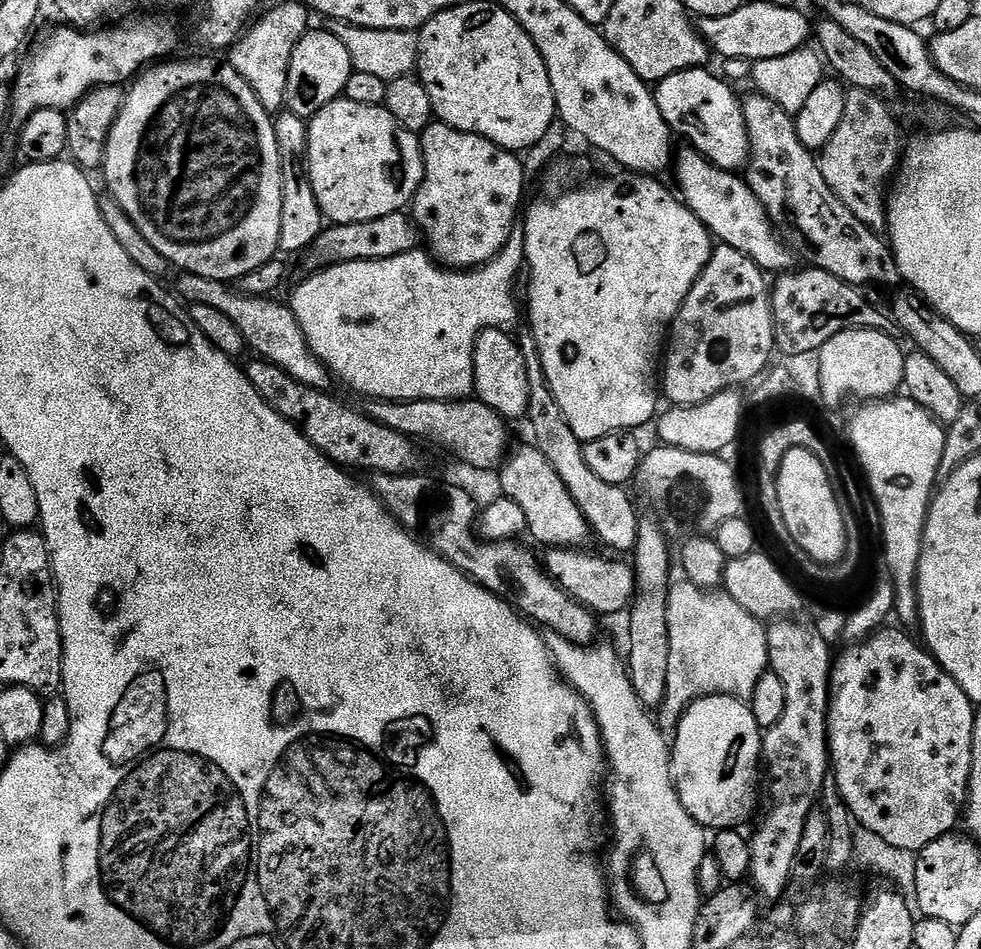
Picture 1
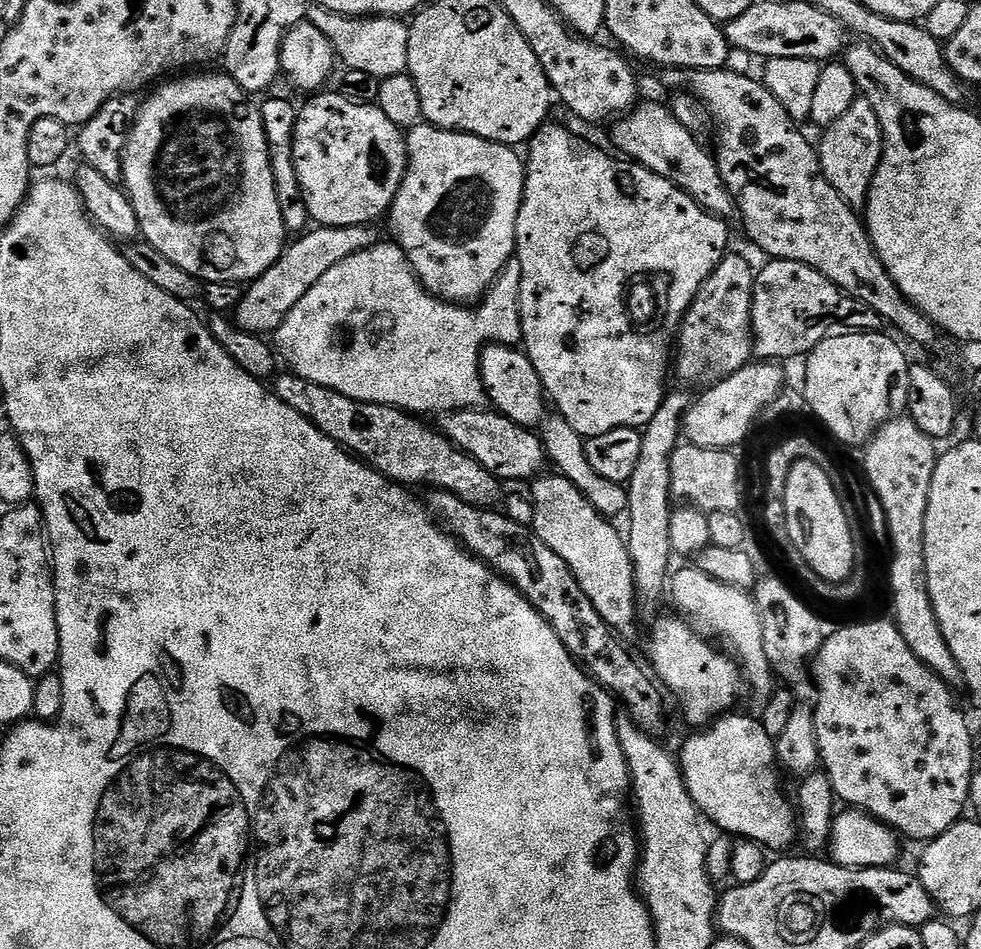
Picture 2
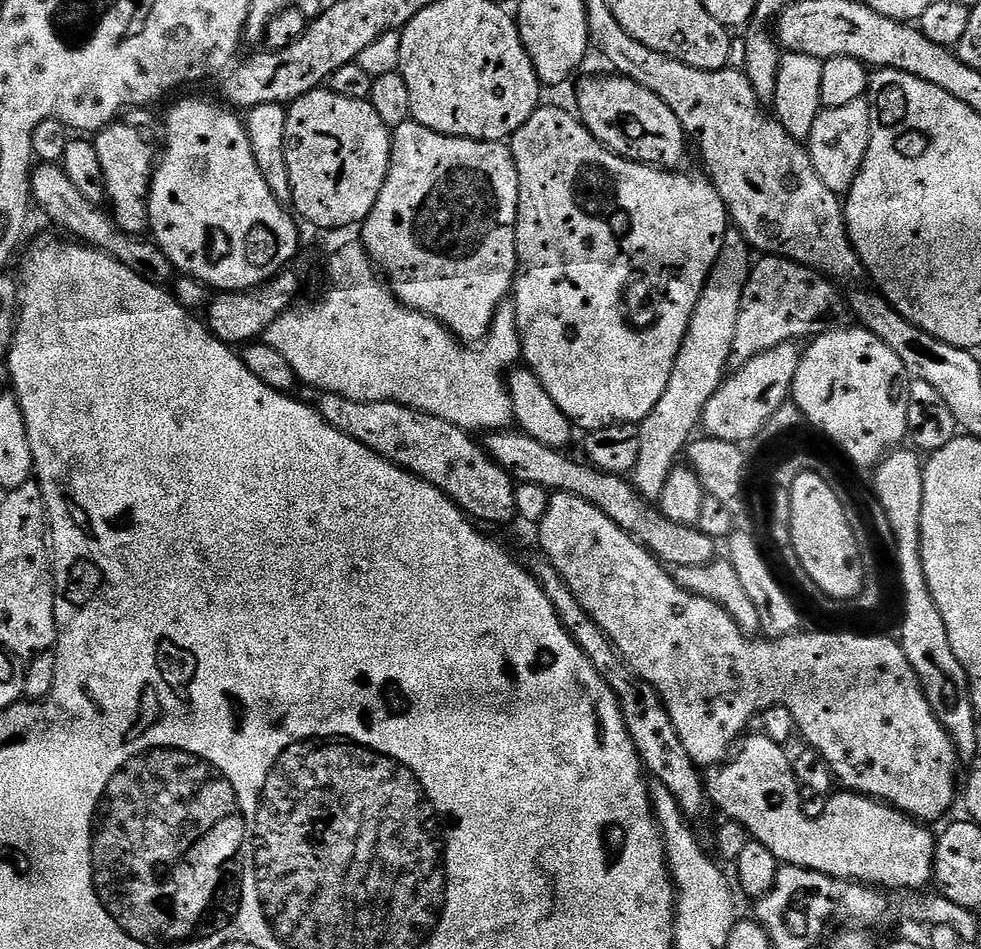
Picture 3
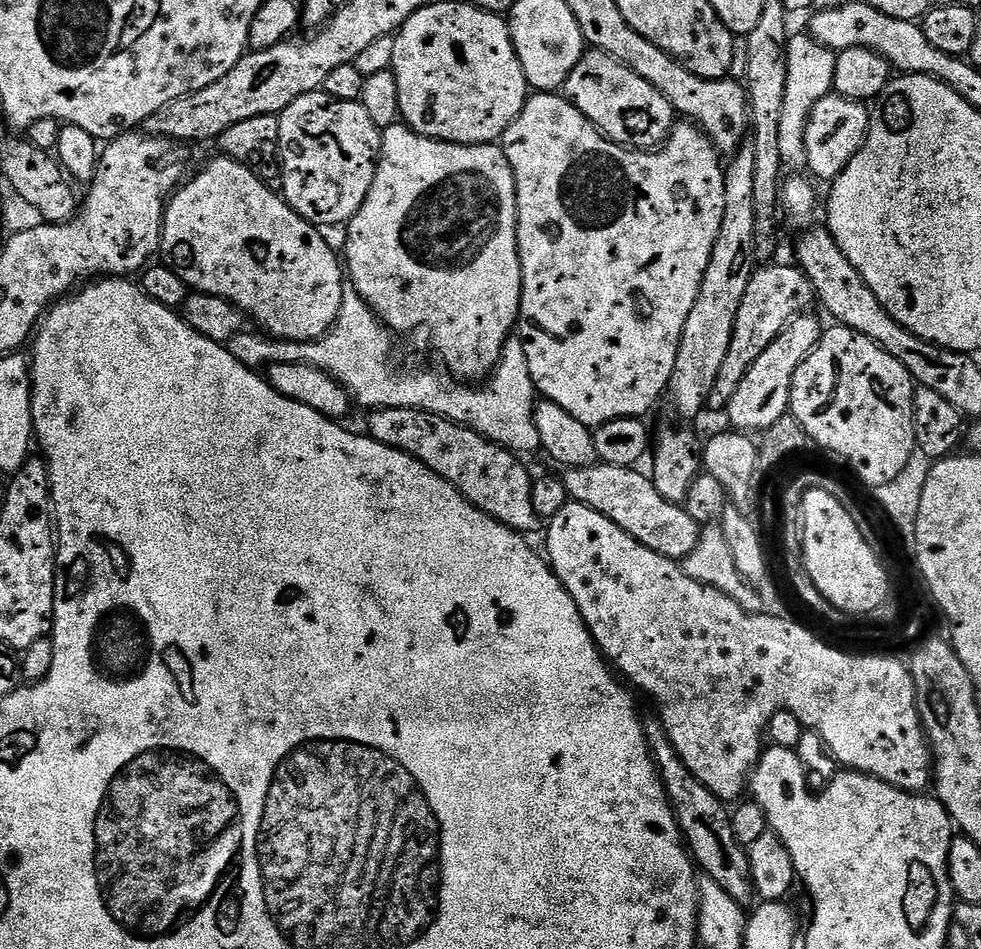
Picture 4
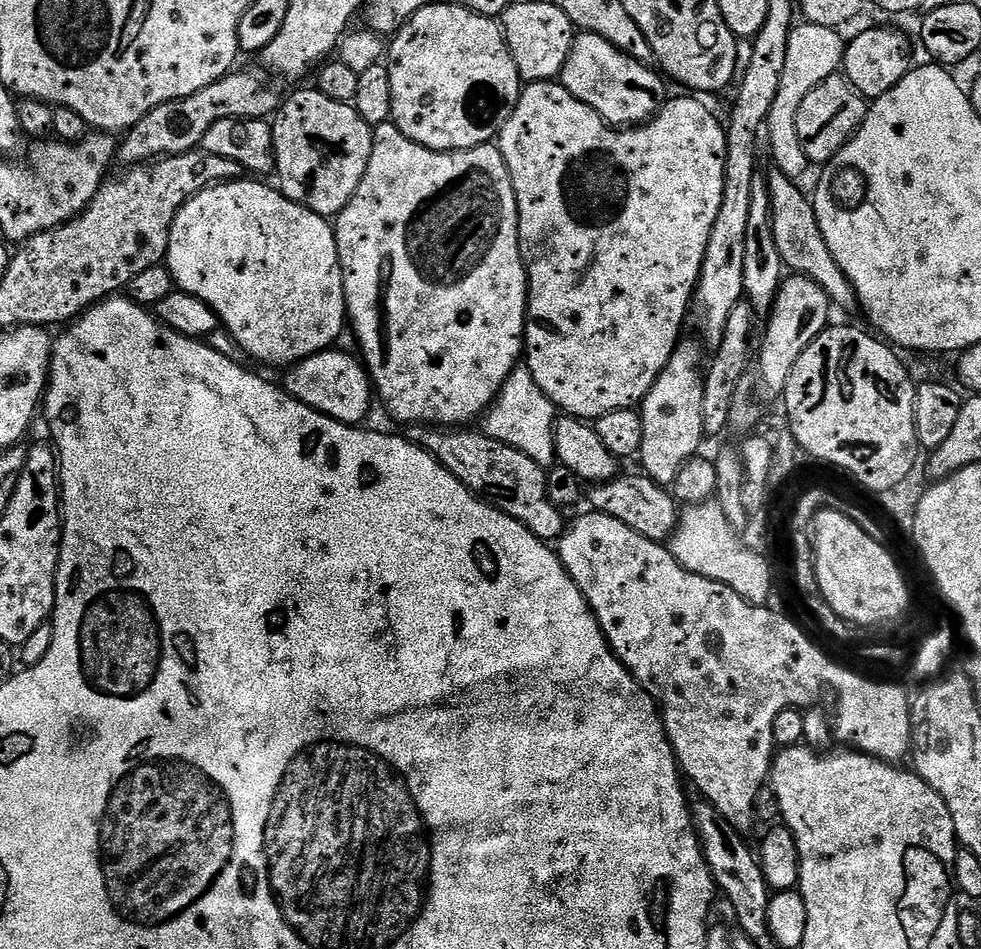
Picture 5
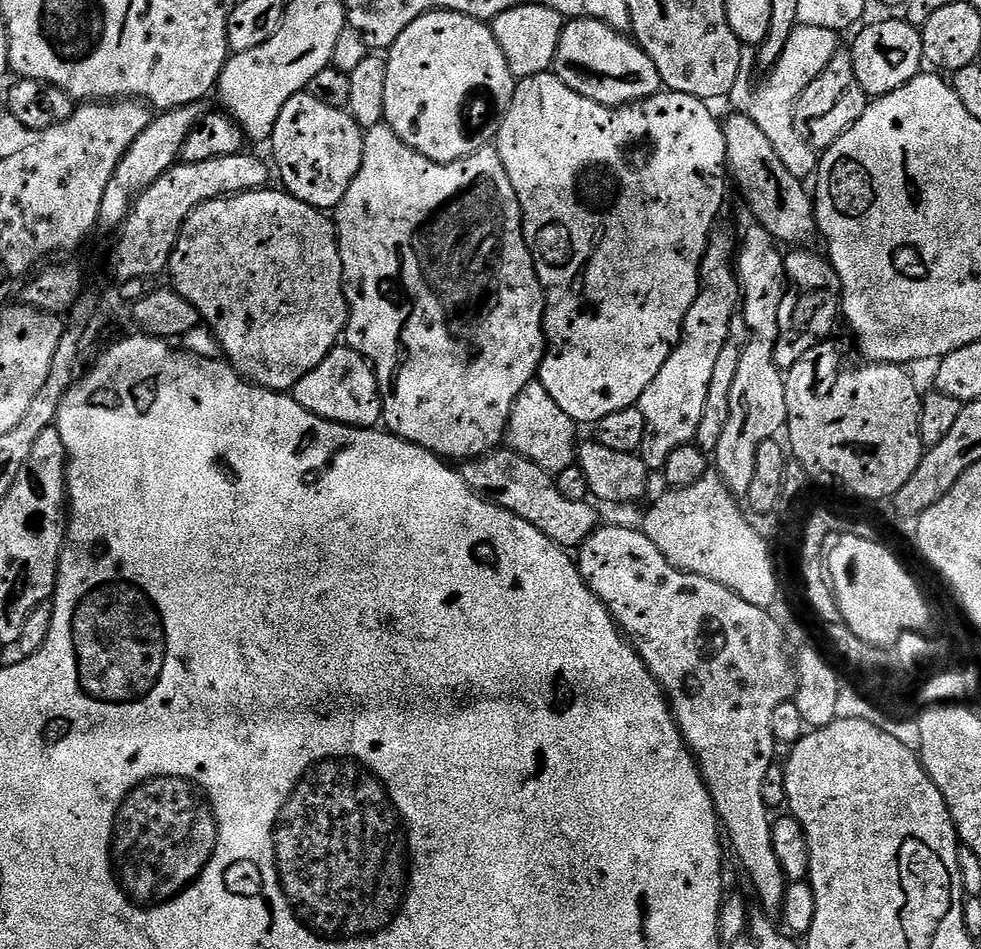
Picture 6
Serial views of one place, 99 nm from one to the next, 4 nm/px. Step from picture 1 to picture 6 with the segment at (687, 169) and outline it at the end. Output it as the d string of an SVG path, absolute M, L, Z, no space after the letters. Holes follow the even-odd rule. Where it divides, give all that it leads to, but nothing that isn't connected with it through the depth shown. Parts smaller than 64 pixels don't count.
M569 19L558 42L554 74L570 90L582 94L608 108L633 104L662 90L658 66L645 54L644 49L625 33L616 32L600 20Z

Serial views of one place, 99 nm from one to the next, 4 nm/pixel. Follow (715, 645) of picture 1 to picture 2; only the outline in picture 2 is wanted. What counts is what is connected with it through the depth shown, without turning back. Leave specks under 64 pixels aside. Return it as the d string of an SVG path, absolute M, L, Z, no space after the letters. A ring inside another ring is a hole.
M678 568L670 576L670 600L672 596L673 602L681 608L679 611L701 633L715 638L735 657L747 687L749 684L761 698L771 696L774 691L774 673L766 658L762 639L762 618L753 593L743 588L728 586L726 582L718 582L718 578L710 578L710 574L706 574L701 568Z

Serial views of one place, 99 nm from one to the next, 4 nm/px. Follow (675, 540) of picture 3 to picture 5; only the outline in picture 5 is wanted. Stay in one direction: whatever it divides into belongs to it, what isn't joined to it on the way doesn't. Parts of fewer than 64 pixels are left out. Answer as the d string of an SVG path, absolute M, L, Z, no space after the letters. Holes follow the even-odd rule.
M617 474L613 480L607 480L601 484L591 485L586 500L597 512L606 514L610 518L618 518L630 530L642 534L642 538L650 538L657 542L664 542L676 531L678 519L678 501L671 491L663 484L655 484L649 476L637 474L637 476L624 476Z

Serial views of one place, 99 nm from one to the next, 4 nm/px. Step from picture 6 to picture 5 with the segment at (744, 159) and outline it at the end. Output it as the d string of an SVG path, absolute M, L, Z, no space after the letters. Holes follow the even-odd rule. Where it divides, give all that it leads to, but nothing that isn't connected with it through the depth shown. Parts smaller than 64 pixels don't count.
M769 171L767 178L768 193L772 199L774 242L778 242L779 254L784 259L785 269L791 270L795 275L810 278L815 284L822 286L833 305L840 307L841 304L844 308L855 305L856 291L853 290L848 275L838 266L834 254L830 252L830 246L826 244L809 193L804 193L796 185L799 183L782 171Z

